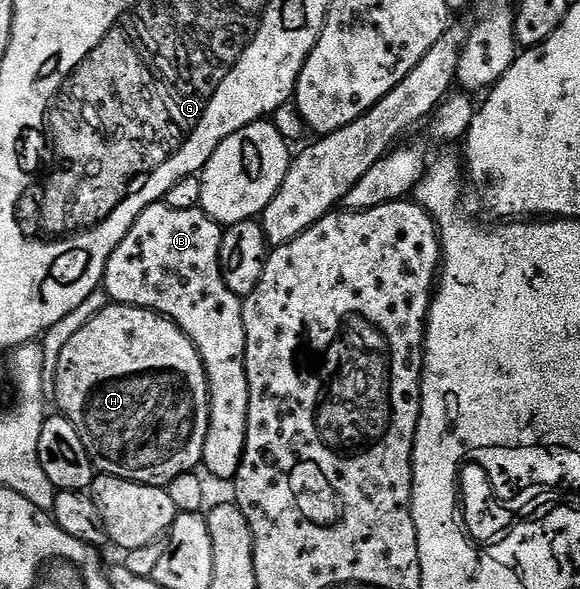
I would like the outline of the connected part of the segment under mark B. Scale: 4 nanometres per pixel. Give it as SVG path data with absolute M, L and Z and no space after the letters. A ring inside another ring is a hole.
M165 203L150 205L139 215L136 223L132 223L128 235L124 235L124 239L112 251L112 255L108 259L108 267L104 278L104 293L106 289L111 302L119 305L131 305L137 309L150 309L153 313L159 313L160 316L168 318L169 321L173 321L177 325L178 330L196 347L196 351L204 363L206 382L210 384L210 422L208 423L208 435L204 439L204 455L202 456L201 468L203 470L207 469L216 480L230 483L233 482L234 476L238 474L238 468L244 455L244 447L246 446L250 392L248 391L248 375L246 374L246 332L244 331L244 315L242 314L243 298L236 296L232 291L228 291L228 287L224 283L222 268L220 267L220 243L222 242L223 232L223 226L219 225L217 221L213 221L207 213L202 212L201 208L176 211L172 207L165 205Z

